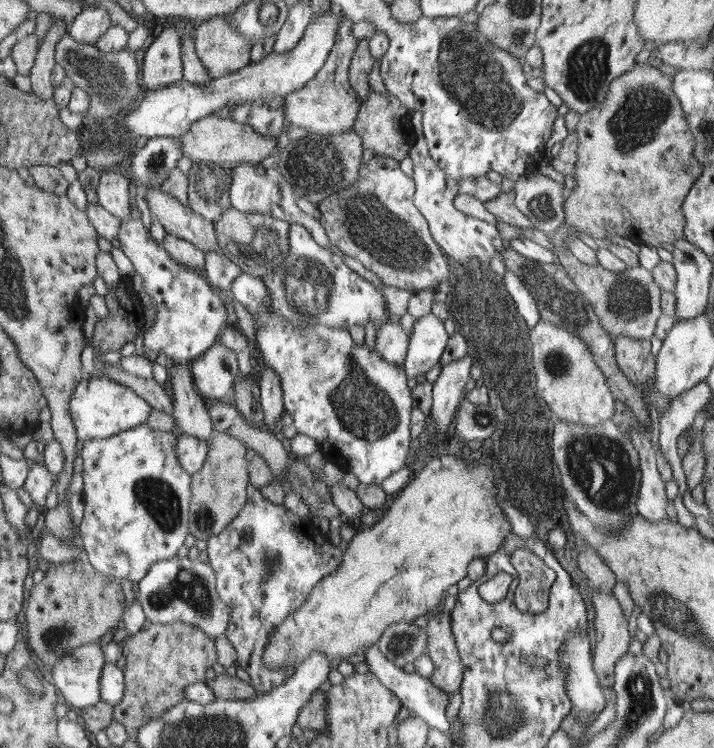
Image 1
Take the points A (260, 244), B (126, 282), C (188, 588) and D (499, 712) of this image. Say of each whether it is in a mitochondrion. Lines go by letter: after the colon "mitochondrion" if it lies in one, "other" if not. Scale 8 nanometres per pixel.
A: mitochondrion
B: other
C: mitochondrion
D: mitochondrion

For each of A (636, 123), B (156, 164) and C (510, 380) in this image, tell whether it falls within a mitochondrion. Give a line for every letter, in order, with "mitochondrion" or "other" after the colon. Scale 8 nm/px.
A: mitochondrion
B: mitochondrion
C: mitochondrion

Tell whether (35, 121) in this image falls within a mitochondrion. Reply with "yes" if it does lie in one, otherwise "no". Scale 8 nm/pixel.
no

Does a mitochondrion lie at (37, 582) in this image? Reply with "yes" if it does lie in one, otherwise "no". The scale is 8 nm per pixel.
no

